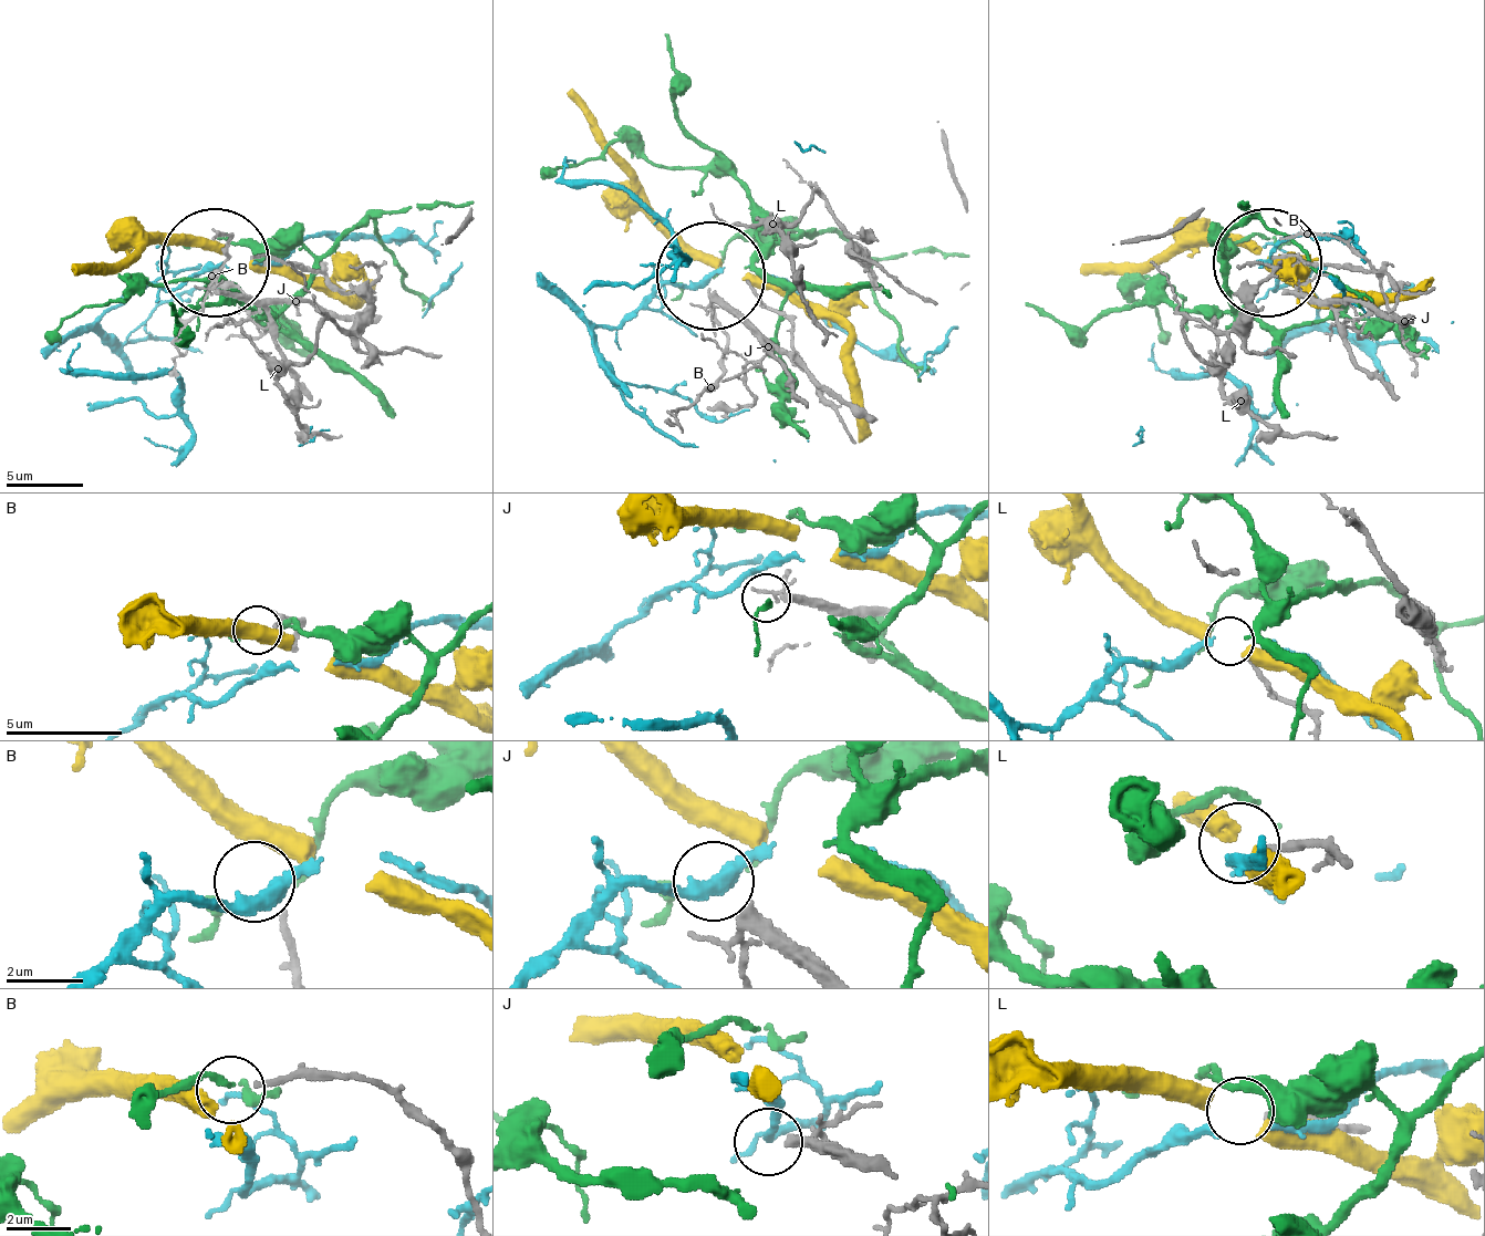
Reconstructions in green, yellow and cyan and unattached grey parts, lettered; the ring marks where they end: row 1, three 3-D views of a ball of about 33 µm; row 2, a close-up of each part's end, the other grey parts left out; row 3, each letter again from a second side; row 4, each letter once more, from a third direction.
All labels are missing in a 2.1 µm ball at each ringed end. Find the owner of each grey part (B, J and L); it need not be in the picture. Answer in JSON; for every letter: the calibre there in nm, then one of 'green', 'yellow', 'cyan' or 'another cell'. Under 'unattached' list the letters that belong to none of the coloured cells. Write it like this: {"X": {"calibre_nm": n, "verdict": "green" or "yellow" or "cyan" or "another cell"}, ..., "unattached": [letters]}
{"B": {"calibre_nm": 160, "verdict": "another cell"}, "J": {"calibre_nm": 240, "verdict": "another cell"}, "L": {"calibre_nm": 190, "verdict": "another cell"}, "unattached": ["B", "J", "L"]}

